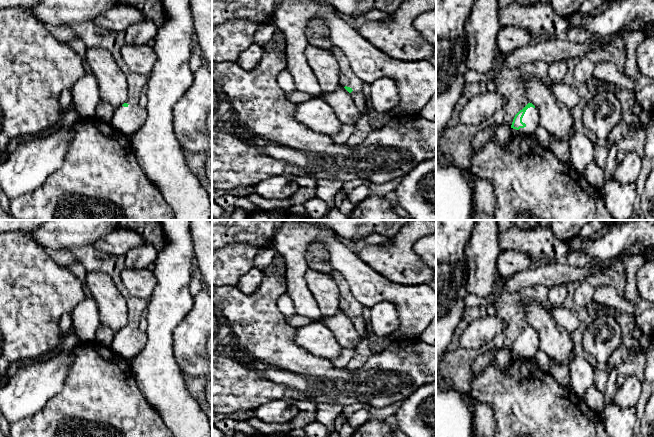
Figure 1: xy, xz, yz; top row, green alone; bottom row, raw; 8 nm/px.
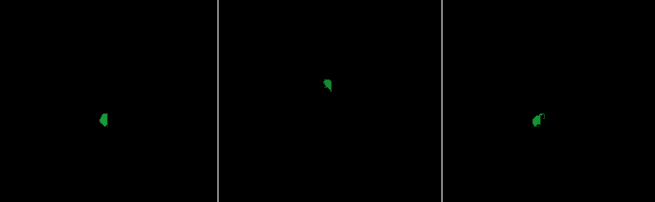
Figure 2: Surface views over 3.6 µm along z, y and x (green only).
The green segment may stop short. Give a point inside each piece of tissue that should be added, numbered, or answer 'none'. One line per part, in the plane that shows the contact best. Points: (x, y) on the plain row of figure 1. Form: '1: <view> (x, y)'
1: yz (531, 341)

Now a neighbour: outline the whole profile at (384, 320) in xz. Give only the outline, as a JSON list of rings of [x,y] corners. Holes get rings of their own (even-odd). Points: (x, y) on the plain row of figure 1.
[[[388,301],[377,303],[371,308],[370,325],[373,334],[384,337],[392,334],[400,326],[396,306]]]

